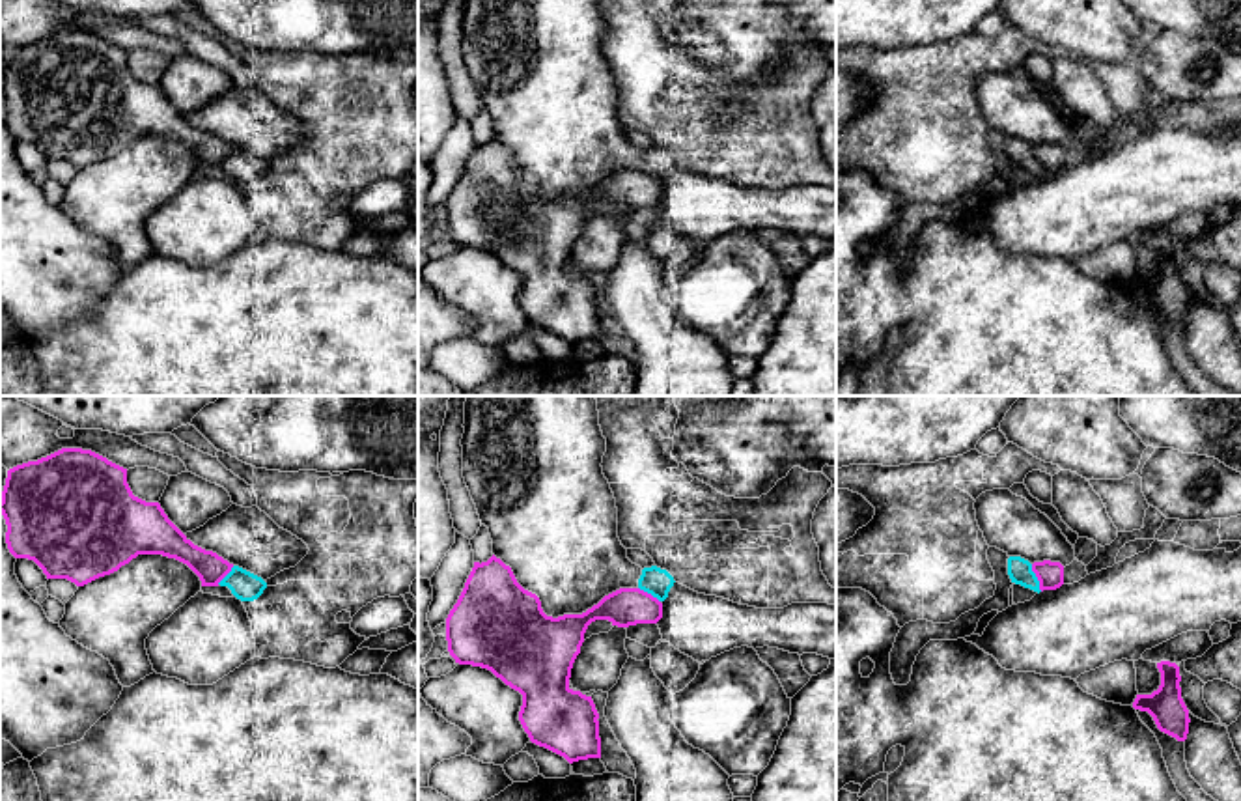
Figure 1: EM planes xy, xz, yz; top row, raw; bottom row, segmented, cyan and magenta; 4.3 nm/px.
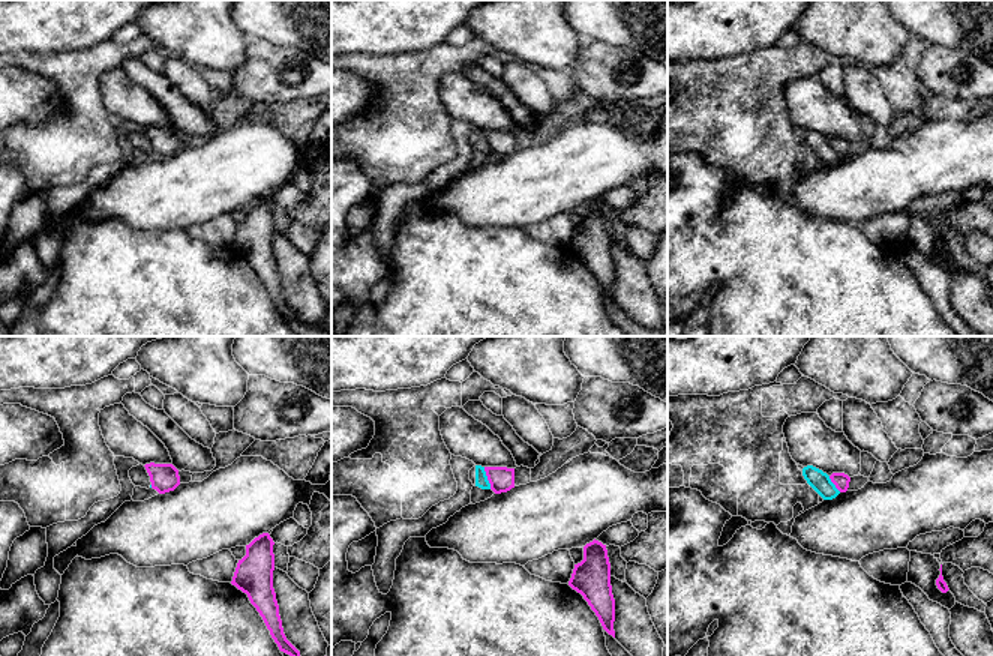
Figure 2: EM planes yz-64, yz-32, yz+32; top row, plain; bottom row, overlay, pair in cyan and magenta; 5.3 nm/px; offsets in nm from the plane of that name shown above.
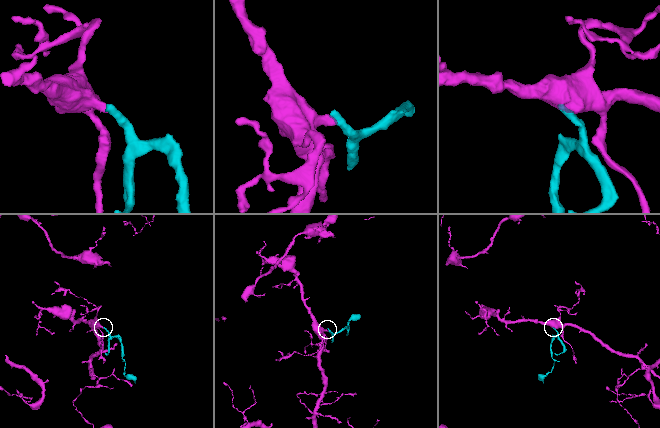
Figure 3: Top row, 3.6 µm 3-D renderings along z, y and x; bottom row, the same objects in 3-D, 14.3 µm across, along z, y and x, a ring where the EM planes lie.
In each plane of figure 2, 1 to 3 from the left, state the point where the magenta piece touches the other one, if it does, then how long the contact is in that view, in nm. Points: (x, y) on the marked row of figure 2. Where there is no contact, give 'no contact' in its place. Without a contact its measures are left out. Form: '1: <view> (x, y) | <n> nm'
1: no contact
2: yz-32 (486, 478) | 130 nm
3: yz+32 (833, 484) | 110 nm

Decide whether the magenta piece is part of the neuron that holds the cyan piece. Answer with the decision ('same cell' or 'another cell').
another cell

